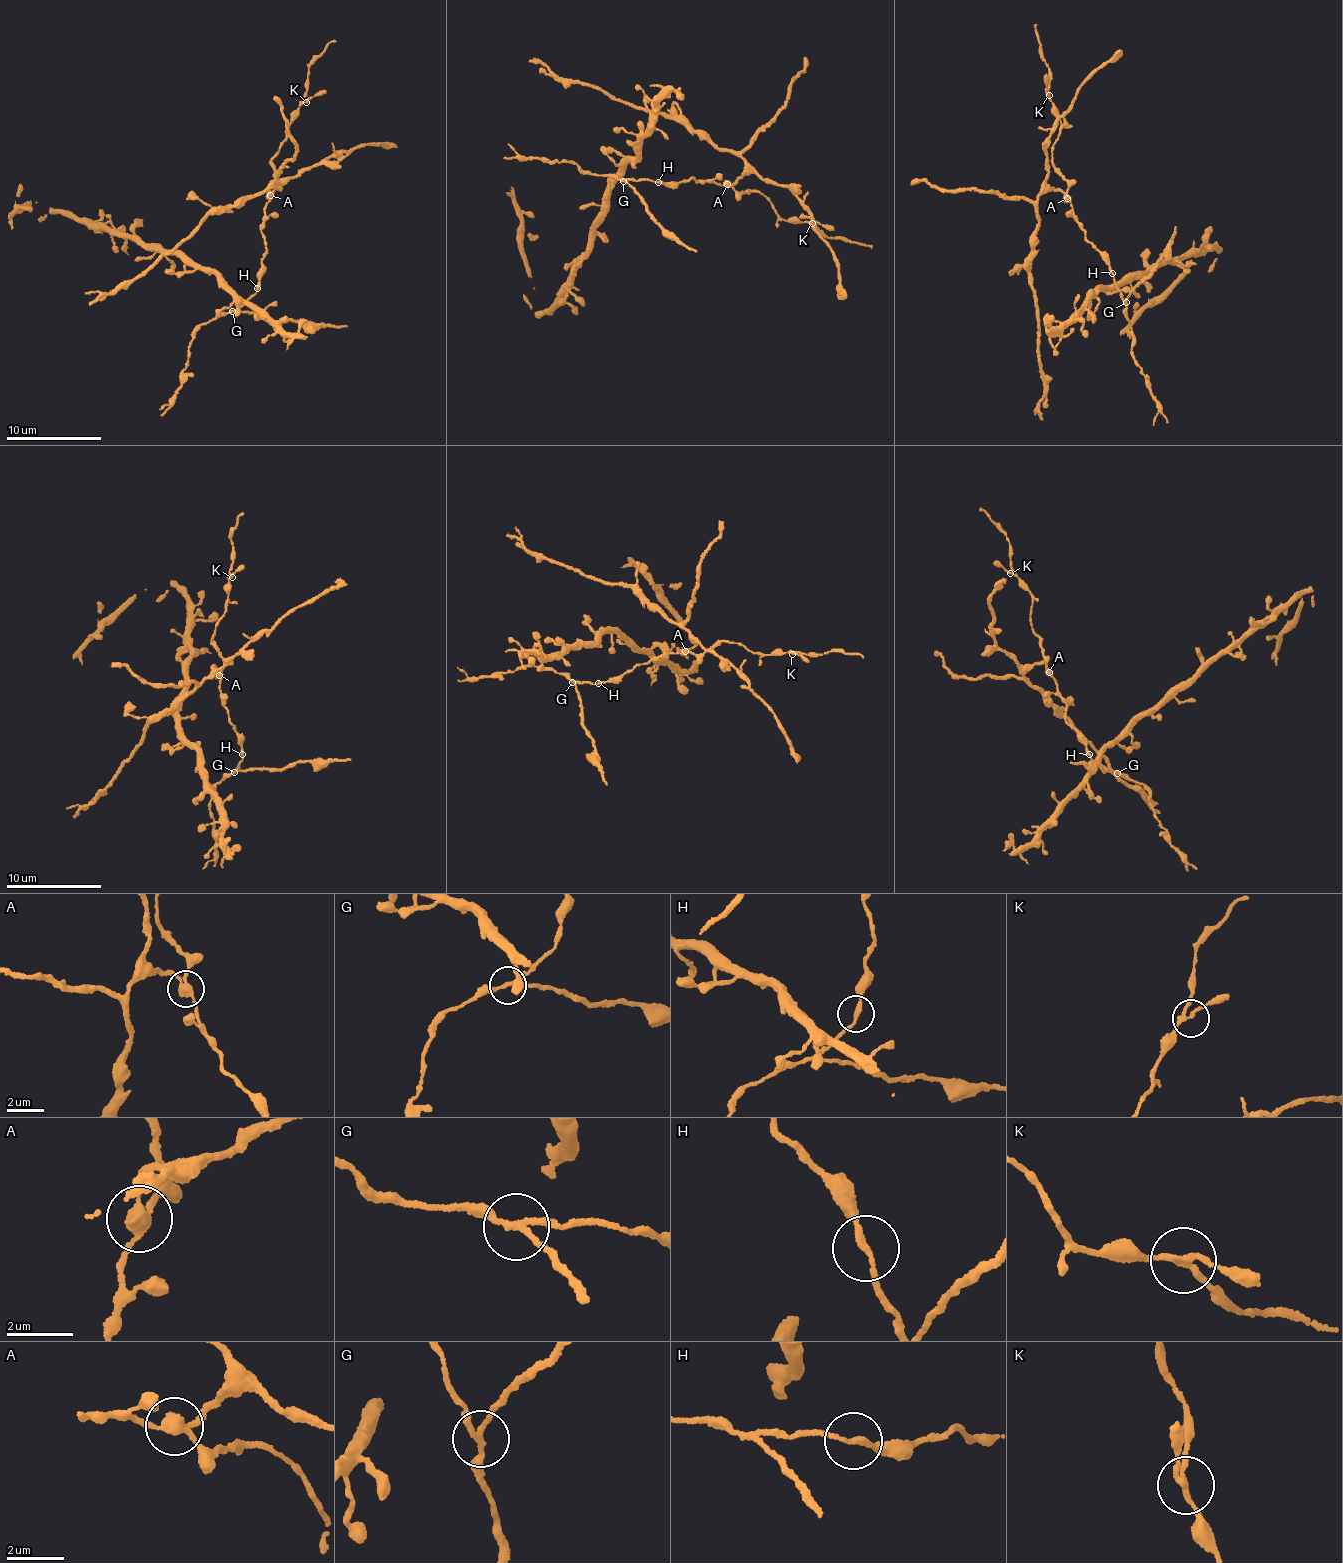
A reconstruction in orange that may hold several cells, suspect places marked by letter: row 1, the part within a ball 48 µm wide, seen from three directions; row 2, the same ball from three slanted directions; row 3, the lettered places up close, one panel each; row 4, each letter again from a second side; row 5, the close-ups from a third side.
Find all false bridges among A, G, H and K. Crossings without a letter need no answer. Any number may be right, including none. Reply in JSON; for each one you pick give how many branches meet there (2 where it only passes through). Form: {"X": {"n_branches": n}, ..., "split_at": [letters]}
{"A": {"n_branches": 3}, "G": {"n_branches": 3}, "split_at": ["A", "G"]}

